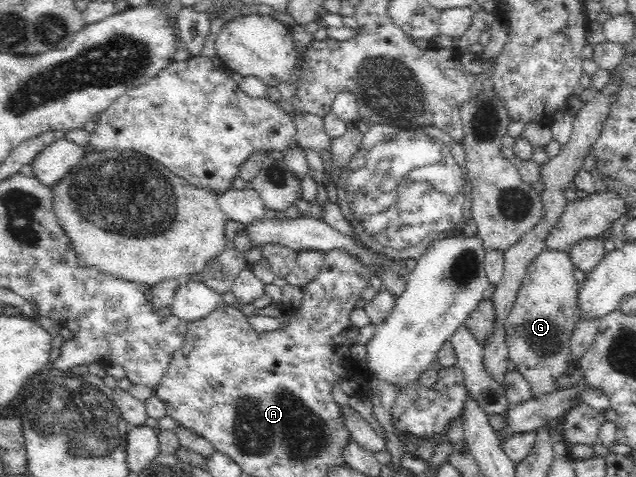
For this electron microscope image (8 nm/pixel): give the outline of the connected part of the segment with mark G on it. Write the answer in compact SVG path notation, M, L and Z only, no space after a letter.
M544 249L538 254L527 268L505 325L509 358L516 363L517 372L530 383L534 397L556 390L554 376L564 375L568 368L568 344L580 322L576 307L579 283L572 275L573 268L567 252Z

